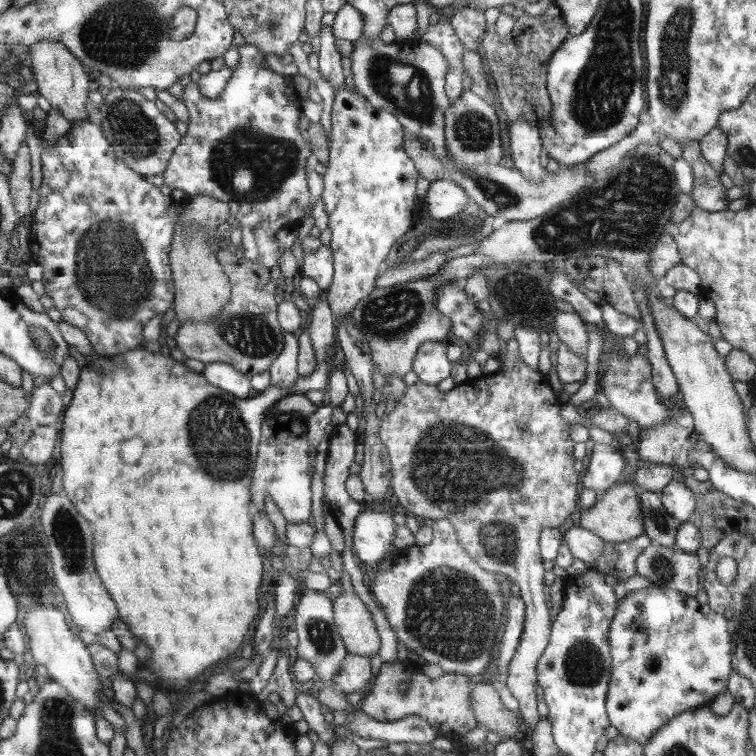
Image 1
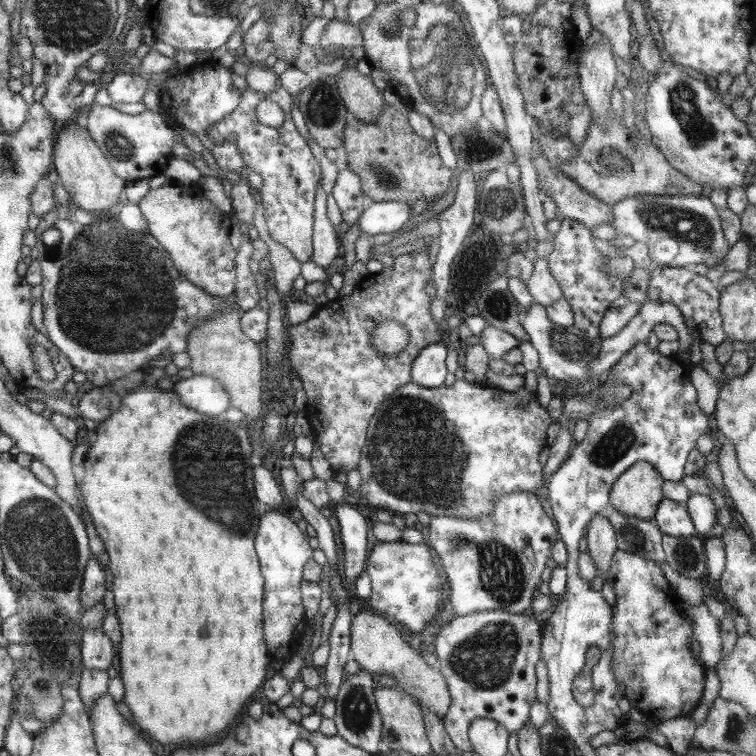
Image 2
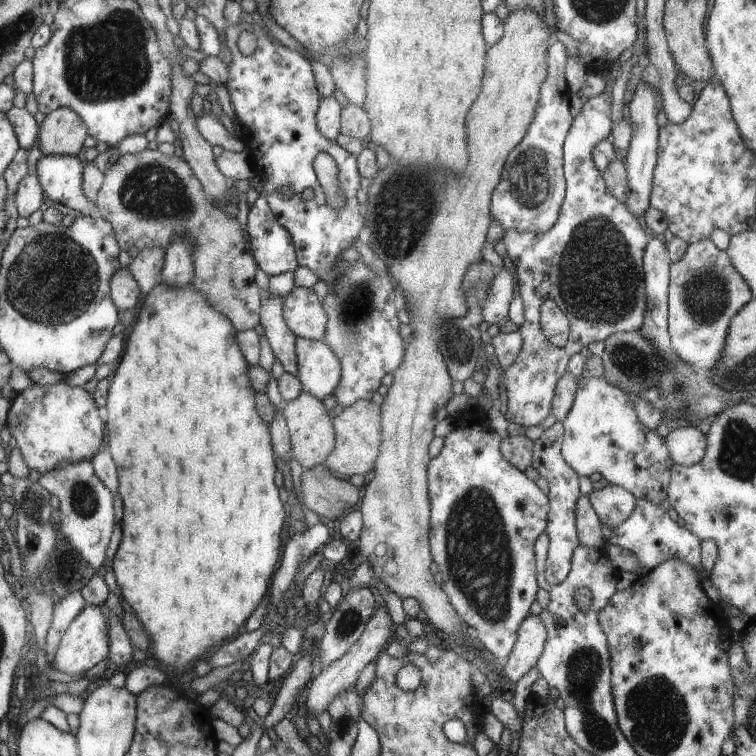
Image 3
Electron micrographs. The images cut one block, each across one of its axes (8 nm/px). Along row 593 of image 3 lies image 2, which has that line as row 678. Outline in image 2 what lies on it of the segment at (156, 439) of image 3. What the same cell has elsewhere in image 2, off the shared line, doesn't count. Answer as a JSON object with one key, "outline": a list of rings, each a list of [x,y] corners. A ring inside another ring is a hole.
{"outline":[[[144,383],[133,388],[121,398],[117,412],[97,422],[95,441],[89,444],[82,464],[84,475],[79,490],[83,495],[83,506],[91,517],[97,536],[107,550],[108,566],[113,575],[111,589],[115,596],[117,618],[121,626],[121,644],[119,644],[119,670],[123,682],[122,702],[133,714],[135,724],[141,726],[151,738],[159,744],[207,745],[225,734],[233,726],[239,710],[249,702],[251,694],[265,680],[269,660],[269,649],[262,633],[262,600],[265,594],[265,578],[259,574],[259,563],[253,552],[253,538],[257,532],[259,515],[265,508],[257,510],[257,500],[251,482],[251,446],[247,432],[239,422],[227,421],[222,415],[207,416],[187,408],[172,389],[161,390],[155,386],[149,388]]]}

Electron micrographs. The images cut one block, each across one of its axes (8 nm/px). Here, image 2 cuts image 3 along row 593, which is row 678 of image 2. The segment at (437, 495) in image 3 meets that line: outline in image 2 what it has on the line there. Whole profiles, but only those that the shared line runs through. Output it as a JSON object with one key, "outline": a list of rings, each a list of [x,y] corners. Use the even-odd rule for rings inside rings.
{"outline":[[[503,610],[473,612],[448,620],[430,640],[436,665],[446,680],[450,710],[442,722],[459,752],[470,752],[469,726],[474,719],[499,722],[507,732],[517,732],[528,722],[529,706],[535,700],[535,662],[539,656],[541,626],[531,614]]]}

